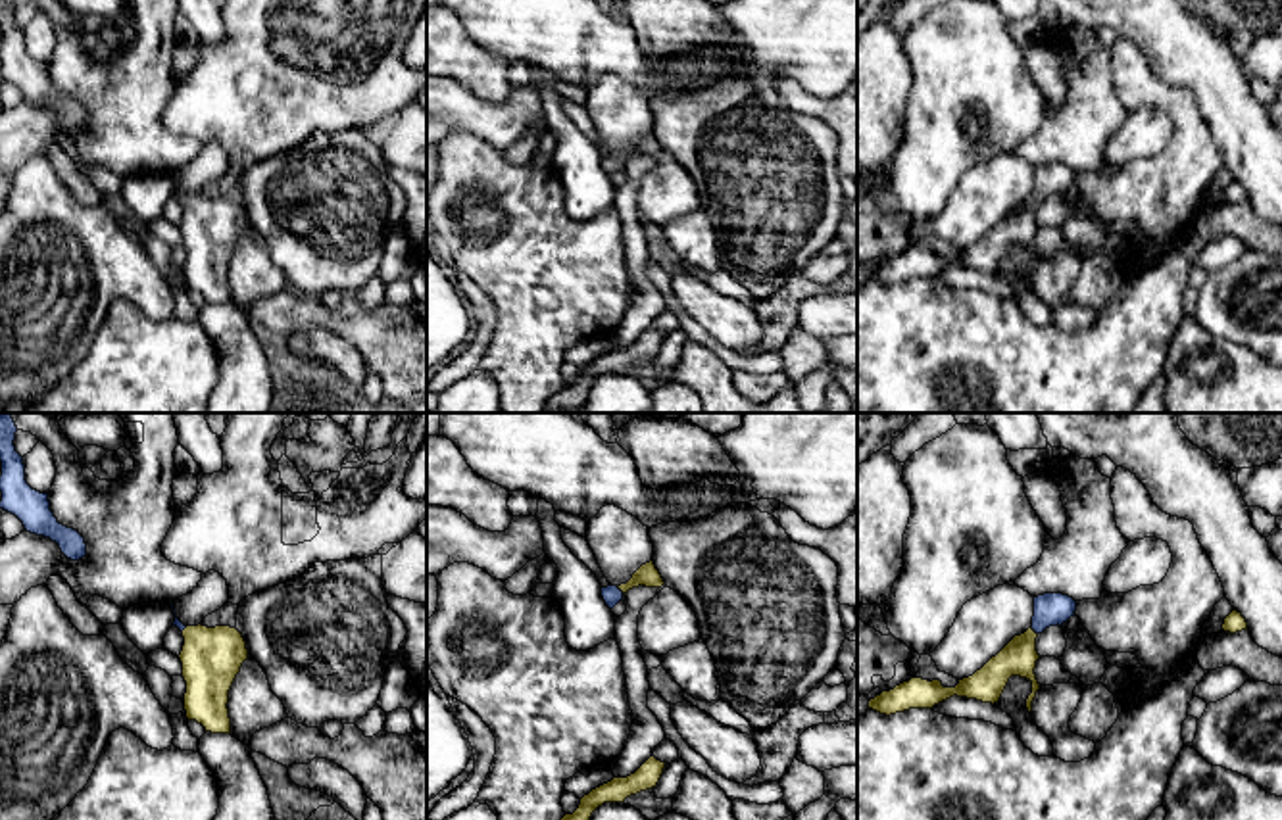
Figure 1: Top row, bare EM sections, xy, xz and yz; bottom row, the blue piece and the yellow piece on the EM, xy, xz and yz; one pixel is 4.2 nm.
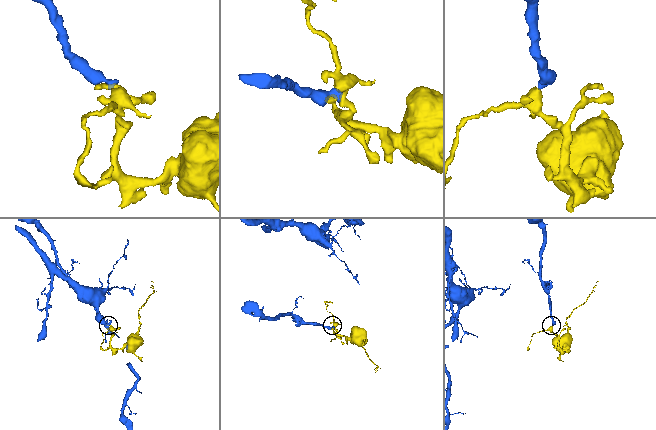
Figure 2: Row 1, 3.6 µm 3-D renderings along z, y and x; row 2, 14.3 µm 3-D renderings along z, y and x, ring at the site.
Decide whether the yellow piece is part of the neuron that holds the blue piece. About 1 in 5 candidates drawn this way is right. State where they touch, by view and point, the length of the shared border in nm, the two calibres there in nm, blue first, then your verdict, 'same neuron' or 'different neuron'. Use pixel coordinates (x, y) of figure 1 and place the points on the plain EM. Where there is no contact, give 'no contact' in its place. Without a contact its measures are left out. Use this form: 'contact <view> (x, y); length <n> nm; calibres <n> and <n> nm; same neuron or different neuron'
contact xz (617, 158); length 50 nm; calibres 80 and 90 nm; same neuron

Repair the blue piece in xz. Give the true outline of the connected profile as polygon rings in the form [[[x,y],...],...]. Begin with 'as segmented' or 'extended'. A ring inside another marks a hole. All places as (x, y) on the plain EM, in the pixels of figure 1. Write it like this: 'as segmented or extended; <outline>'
extended; [[[653,131],[642,134],[627,154],[602,157],[602,167],[605,175],[613,179],[629,159],[638,157],[638,156],[646,156],[646,157],[665,156]]]

